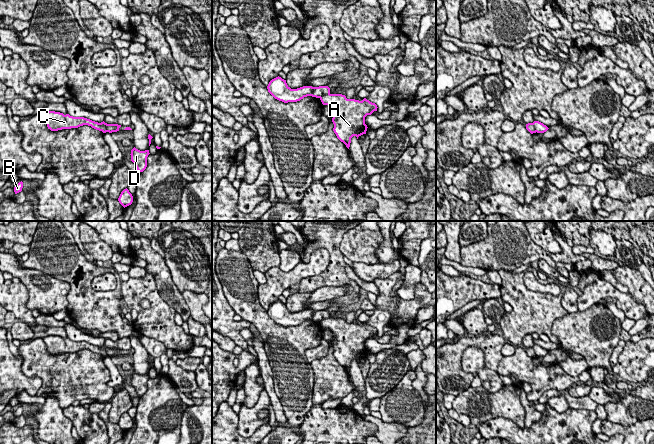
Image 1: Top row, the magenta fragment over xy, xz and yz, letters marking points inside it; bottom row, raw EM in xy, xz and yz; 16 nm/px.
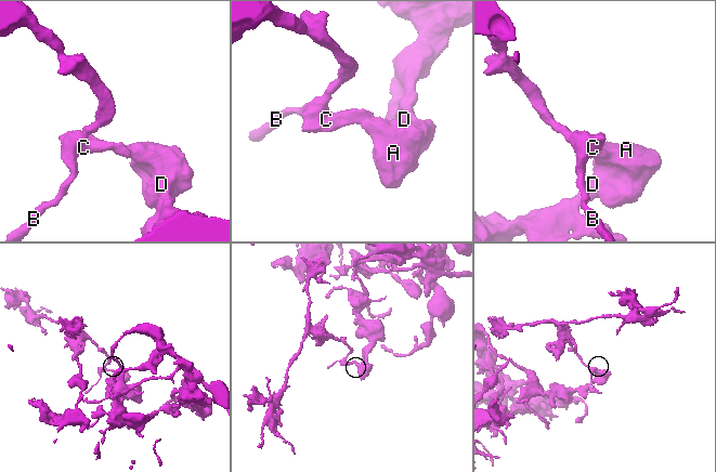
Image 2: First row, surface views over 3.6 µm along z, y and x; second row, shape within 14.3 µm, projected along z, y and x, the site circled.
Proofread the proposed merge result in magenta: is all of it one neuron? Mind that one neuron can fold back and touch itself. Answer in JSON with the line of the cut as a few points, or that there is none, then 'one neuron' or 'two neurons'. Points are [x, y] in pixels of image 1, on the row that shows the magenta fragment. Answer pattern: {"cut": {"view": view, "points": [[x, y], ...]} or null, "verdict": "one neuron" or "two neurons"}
{"cut": {"view": "xy", "points": [[100, 123], [107, 131]]}, "verdict": "two neurons"}

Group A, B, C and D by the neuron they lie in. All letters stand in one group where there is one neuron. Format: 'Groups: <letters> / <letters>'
Groups: A D / B C

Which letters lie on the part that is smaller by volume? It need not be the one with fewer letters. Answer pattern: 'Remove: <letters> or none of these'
Remove: B, C

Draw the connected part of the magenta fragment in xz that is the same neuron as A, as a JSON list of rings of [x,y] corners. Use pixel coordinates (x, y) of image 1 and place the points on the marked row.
[[[327,94],[320,98],[323,105],[329,105],[333,110],[332,122],[334,124],[333,131],[337,138],[343,142],[349,149],[351,138],[366,134],[367,125],[365,124],[365,117],[371,115],[374,111],[377,111],[377,105],[370,102],[366,98],[362,101],[355,99],[347,99],[345,95],[342,94]]]

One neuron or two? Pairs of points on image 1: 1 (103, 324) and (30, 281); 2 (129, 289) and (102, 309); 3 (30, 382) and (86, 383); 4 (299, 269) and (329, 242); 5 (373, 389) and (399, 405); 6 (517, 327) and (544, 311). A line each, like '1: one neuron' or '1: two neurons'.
1: two neurons
2: two neurons
3: two neurons
4: two neurons
5: two neurons
6: one neuron

